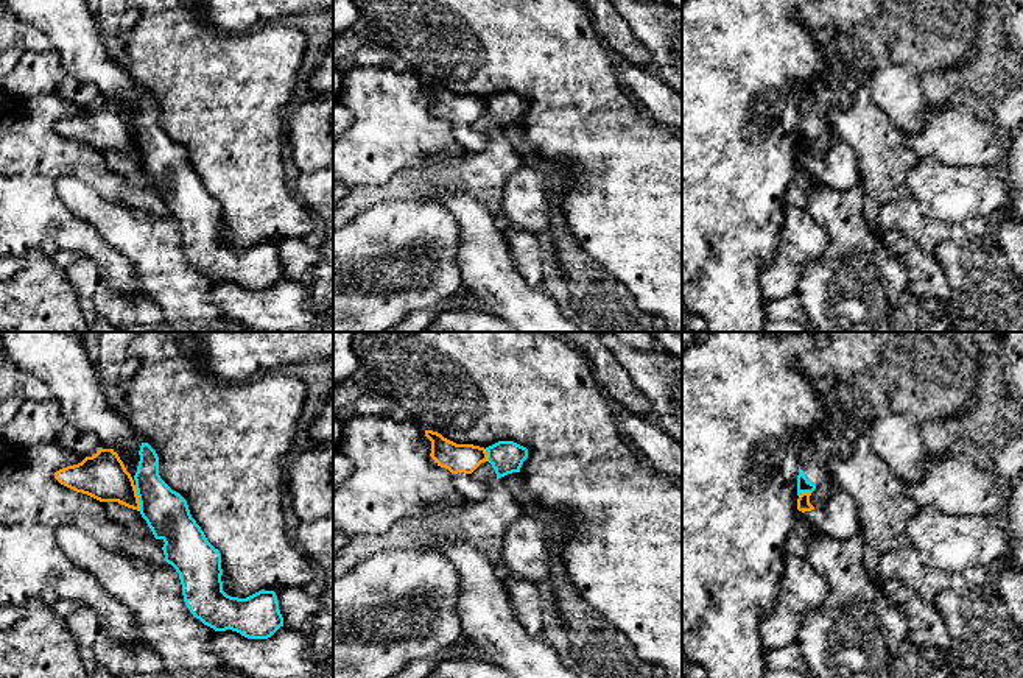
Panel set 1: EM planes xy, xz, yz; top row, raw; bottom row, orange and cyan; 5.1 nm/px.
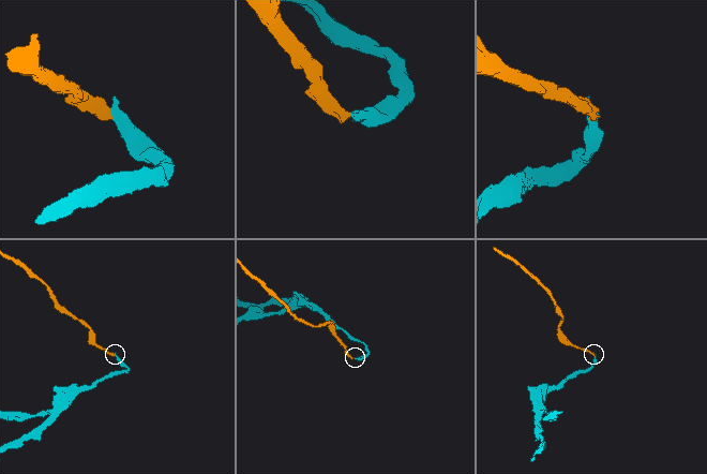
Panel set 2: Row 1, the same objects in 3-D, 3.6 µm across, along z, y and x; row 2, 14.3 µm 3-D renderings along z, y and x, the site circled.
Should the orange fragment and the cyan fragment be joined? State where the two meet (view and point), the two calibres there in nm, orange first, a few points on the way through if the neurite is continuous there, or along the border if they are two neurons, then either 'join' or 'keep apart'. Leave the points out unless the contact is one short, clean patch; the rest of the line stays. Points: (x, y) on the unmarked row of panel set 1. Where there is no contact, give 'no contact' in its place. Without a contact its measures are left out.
contact xy (137, 148); calibres 240 and 220 nm; border xy (134, 136), (140, 161); keep apart

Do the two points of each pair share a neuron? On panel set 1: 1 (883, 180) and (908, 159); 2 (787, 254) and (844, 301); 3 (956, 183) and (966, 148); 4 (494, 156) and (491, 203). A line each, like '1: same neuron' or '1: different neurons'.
1: same neuron
2: different neurons
3: different neurons
4: same neuron

